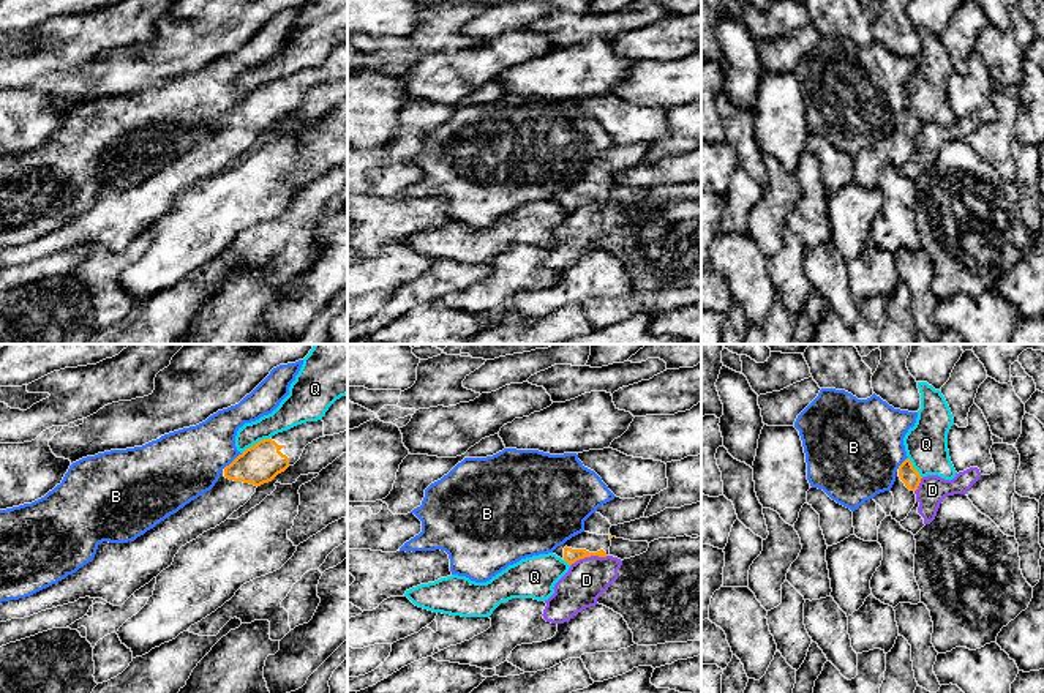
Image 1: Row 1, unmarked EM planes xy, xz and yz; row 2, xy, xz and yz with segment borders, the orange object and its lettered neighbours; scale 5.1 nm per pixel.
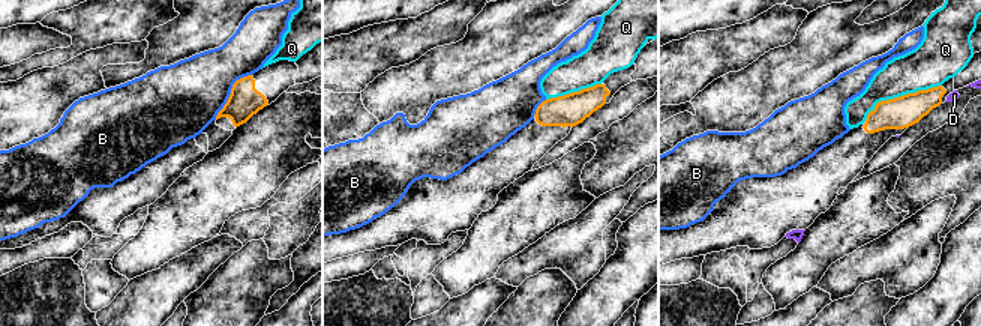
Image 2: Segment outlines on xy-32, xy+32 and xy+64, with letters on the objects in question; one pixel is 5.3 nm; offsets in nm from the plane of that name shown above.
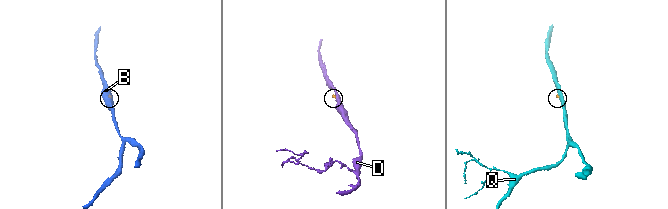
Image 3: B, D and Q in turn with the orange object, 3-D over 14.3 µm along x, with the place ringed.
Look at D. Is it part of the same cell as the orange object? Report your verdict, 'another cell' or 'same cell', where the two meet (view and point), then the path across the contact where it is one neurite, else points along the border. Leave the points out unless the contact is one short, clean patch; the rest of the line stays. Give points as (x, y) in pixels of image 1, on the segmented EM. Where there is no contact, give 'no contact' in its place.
another cell; meets orange in xz at (588, 556); border along xz (607, 556), (585, 556), (570, 565)

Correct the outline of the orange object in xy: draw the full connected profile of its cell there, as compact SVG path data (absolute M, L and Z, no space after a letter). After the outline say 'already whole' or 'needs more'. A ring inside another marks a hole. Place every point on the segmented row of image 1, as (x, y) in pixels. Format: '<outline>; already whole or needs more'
M347 395L336 399L321 420L297 425L246 448L221 470L218 481L210 491L191 500L136 540L128 543L103 541L98 545L93 560L81 567L76 573L30 597L2 601L0 622L30 617L85 597L103 598L114 606L122 606L136 590L171 567L182 546L224 523L251 499L257 486L272 481L278 474L294 466L308 444L319 437L344 431L347 431Z; needs more

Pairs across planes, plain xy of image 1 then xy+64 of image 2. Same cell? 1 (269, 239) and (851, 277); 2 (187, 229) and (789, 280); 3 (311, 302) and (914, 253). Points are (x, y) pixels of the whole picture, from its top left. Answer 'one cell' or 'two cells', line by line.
1: one cell
2: one cell
3: two cells

